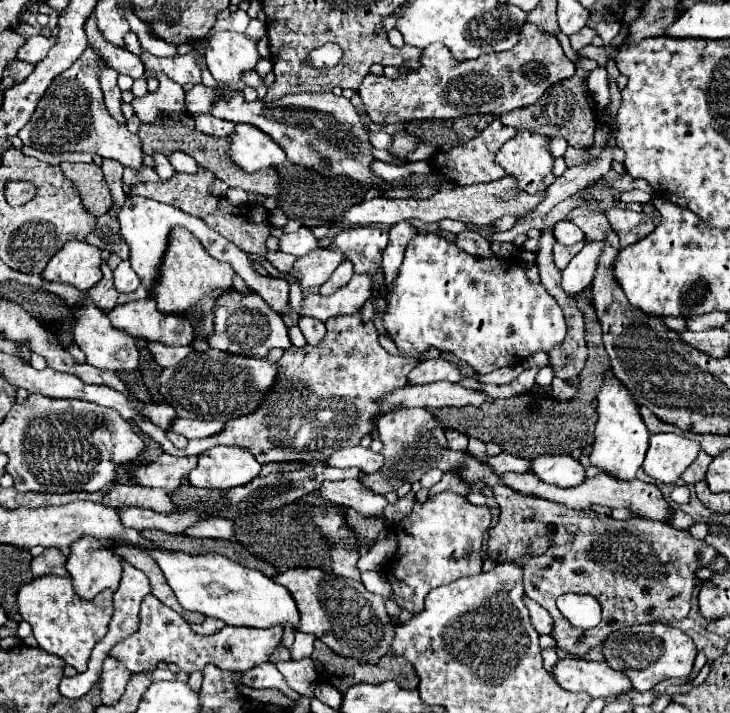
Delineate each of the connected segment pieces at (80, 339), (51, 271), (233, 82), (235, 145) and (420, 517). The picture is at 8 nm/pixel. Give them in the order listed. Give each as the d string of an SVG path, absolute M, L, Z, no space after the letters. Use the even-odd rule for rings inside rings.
M87 298L79 310L75 310L75 344L85 352L87 362L101 370L137 370L139 368L139 350L135 338L127 332L121 332L111 326L109 318Z
M65 242L65 246L49 260L41 276L47 282L61 282L87 292L101 280L101 252L87 242Z
M215 32L209 34L205 44L205 60L217 82L221 82L221 90L231 96L233 92L241 92L245 82L241 74L245 70L255 68L259 62L257 38L251 38L241 32Z
M251 124L235 126L235 132L231 134L229 156L239 168L247 172L257 172L267 166L279 166L287 160L283 148L269 134L263 134L263 130Z
M441 492L429 496L427 502L415 504L413 512L403 518L397 534L397 554L387 570L387 578L393 586L395 600L411 614L423 610L425 596L443 584L451 584L463 576L475 576L481 572L481 542L483 534L491 526L491 512L487 506L475 506L465 496L455 492Z

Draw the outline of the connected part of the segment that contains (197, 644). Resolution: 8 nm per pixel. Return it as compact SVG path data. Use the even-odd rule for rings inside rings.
M147 596L141 602L139 612L139 630L131 636L127 636L123 642L117 642L111 648L111 658L121 662L129 672L143 672L153 670L157 662L175 664L179 670L191 674L195 670L203 670L207 664L215 664L223 670L251 670L263 662L269 660L275 646L281 642L283 628L273 626L267 630L261 628L237 628L237 626L225 626L223 630L211 634L211 636L199 636L195 634L189 624L171 608L163 606L155 596Z

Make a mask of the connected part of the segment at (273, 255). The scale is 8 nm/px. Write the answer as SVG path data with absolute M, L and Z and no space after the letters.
M267 252L269 254L269 262L281 272L281 274L291 274L293 270L295 270L295 262L297 262L297 258L295 256L291 256L291 254L283 254L283 252Z

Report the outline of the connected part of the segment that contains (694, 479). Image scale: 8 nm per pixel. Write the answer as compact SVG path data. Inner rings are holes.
M701 452L701 454L695 458L695 462L689 466L689 470L683 472L683 476L681 476L683 482L685 482L685 484L697 484L699 480L703 480L703 474L707 472L709 462L711 462L711 456L709 456L707 452Z

